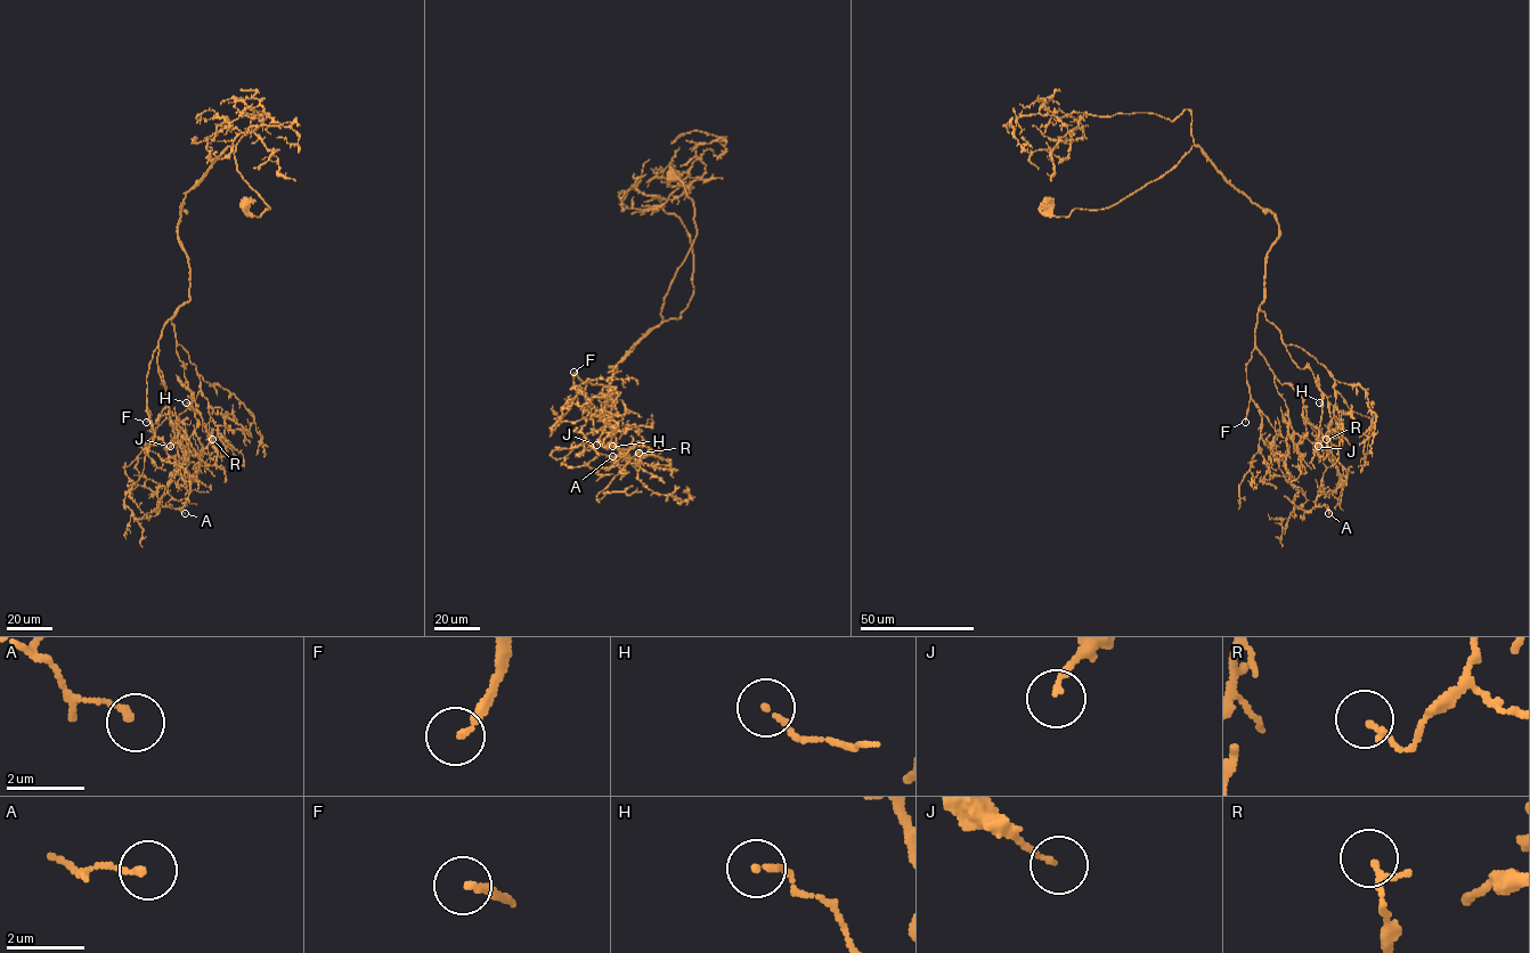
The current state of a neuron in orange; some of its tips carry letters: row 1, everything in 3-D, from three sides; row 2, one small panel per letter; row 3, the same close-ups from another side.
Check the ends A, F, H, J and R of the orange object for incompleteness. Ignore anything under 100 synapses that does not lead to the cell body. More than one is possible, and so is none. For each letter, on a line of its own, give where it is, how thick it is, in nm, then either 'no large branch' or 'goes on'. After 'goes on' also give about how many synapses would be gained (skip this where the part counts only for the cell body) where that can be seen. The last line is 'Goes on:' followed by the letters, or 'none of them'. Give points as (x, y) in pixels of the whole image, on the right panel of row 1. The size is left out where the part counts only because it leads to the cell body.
A: (1328, 513) | 170 nm | no large branch
F: (1245, 422) | 170 nm | goes on | 600 syn
H: (1319, 402) | 140 nm | no large branch
J: (1318, 446) | 130 nm | no large branch
R: (1326, 439) | 160 nm | no large branch
Goes on: F

